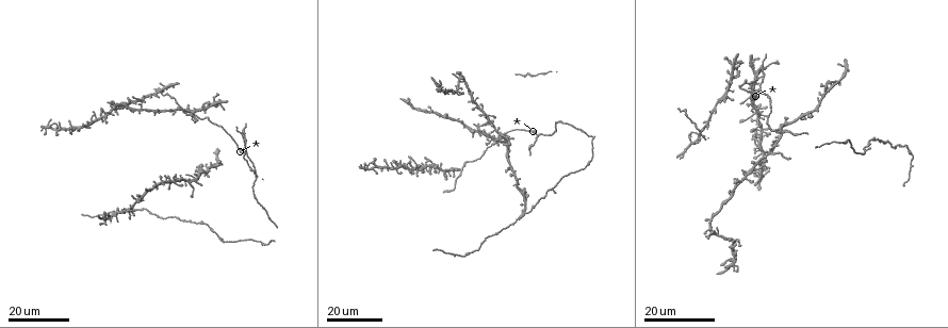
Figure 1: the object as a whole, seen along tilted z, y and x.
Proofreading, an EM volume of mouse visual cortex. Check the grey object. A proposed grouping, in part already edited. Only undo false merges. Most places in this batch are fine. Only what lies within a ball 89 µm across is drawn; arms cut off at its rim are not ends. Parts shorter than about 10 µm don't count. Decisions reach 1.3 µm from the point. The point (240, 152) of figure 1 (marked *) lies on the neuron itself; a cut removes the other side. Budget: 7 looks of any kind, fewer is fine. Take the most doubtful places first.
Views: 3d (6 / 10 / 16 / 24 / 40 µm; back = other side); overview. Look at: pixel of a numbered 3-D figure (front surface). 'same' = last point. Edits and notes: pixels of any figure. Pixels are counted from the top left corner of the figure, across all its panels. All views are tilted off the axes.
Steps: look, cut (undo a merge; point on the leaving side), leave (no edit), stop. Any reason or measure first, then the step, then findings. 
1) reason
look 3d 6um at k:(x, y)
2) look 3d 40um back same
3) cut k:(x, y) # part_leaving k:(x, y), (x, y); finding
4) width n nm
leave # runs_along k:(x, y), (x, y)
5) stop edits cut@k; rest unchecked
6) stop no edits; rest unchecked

two arms in line, one across
look 3d 24um at 1:(539, 136)

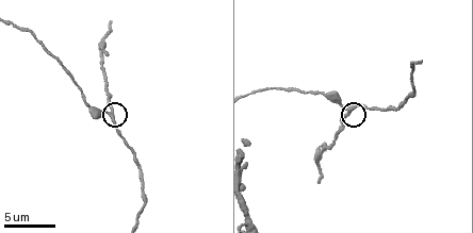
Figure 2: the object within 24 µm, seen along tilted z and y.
look 3d 6um at 2:(110, 113)

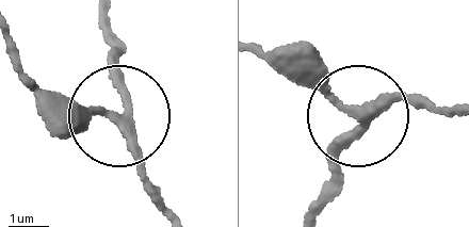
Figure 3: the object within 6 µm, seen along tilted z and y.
side_arm 13 um
leave # runs_along 3:(289, 59), (322, 69), (357, 116), (329, 189); continuous, no second neuron

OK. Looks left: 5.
four-way junction
look 3d 16um at 1:(781, 128)

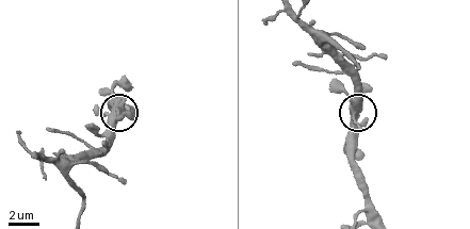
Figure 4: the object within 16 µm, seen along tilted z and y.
look 3d 6um at 4:(114, 113)

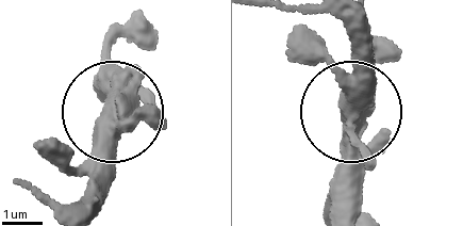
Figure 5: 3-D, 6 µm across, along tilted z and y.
look 3d 6um back same

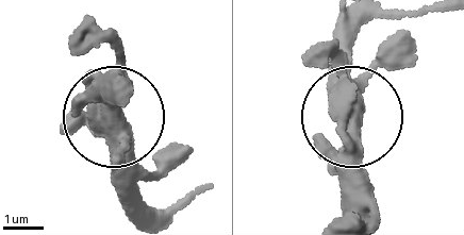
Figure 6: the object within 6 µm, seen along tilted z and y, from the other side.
width 460 nm
leave # continuous, no second neuron

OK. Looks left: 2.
three arms meet
look 3d 16um at 1:(814, 110)

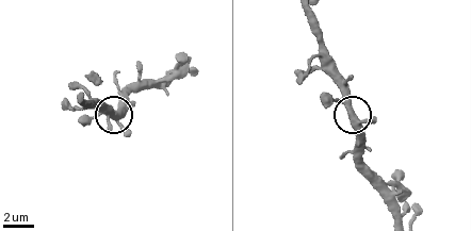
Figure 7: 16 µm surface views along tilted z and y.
look 3d 6um at 7:(116, 119)

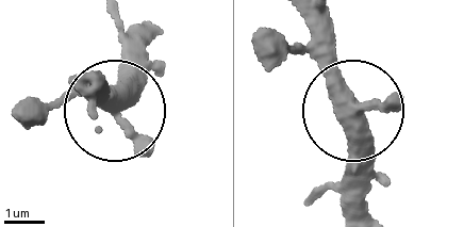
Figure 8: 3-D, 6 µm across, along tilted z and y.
width 380 nm
leave # continuous, no second neuron

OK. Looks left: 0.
stop no edits; rest unchecked

